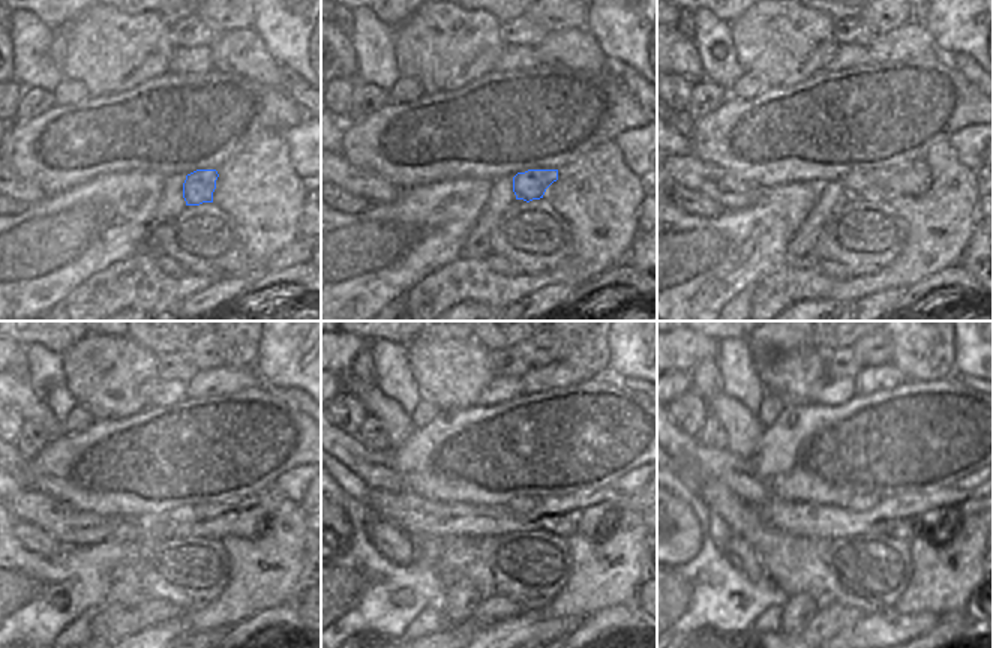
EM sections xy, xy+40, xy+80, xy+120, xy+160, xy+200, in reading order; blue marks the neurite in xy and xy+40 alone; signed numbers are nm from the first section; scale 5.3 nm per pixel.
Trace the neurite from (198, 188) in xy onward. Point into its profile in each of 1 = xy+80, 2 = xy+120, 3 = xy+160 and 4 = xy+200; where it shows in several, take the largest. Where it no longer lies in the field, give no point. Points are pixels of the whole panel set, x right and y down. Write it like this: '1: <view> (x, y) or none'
1: xy+80 (855, 183)
2: xy+120 (185, 516)
3: xy+160 (521, 506)
4: xy+200 (857, 503)

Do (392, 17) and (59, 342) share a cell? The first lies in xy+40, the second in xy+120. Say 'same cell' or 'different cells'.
same cell

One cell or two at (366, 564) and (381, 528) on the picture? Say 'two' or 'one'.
two

